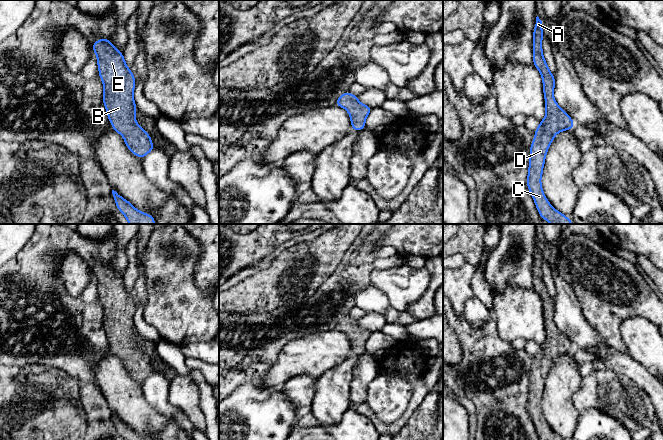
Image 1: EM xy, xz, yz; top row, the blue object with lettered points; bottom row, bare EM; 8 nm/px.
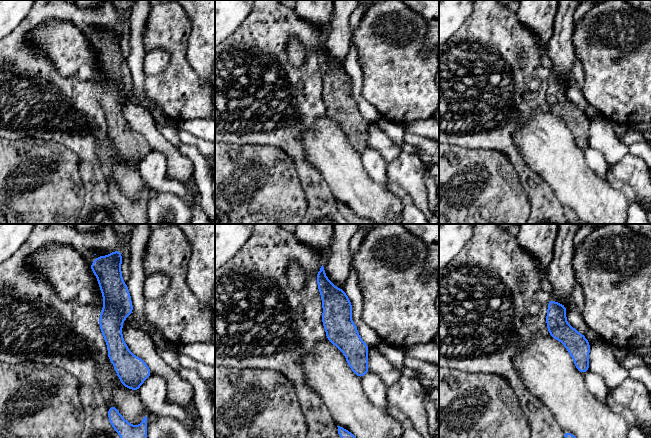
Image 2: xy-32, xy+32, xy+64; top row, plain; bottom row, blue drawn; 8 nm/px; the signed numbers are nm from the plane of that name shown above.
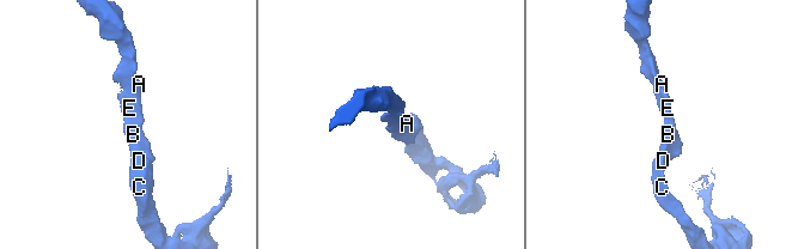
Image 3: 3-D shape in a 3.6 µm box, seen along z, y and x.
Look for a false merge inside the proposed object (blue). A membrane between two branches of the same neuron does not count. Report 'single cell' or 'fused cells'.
single cell

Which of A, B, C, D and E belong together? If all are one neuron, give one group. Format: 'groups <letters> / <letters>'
groups A B C D E

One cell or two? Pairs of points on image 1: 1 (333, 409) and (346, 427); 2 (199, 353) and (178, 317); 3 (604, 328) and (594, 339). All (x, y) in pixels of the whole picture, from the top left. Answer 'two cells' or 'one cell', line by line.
1: two cells
2: two cells
3: two cells

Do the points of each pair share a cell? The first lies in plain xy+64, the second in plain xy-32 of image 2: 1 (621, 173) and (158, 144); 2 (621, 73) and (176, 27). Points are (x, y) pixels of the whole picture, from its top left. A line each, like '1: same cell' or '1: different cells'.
1: same cell
2: same cell

